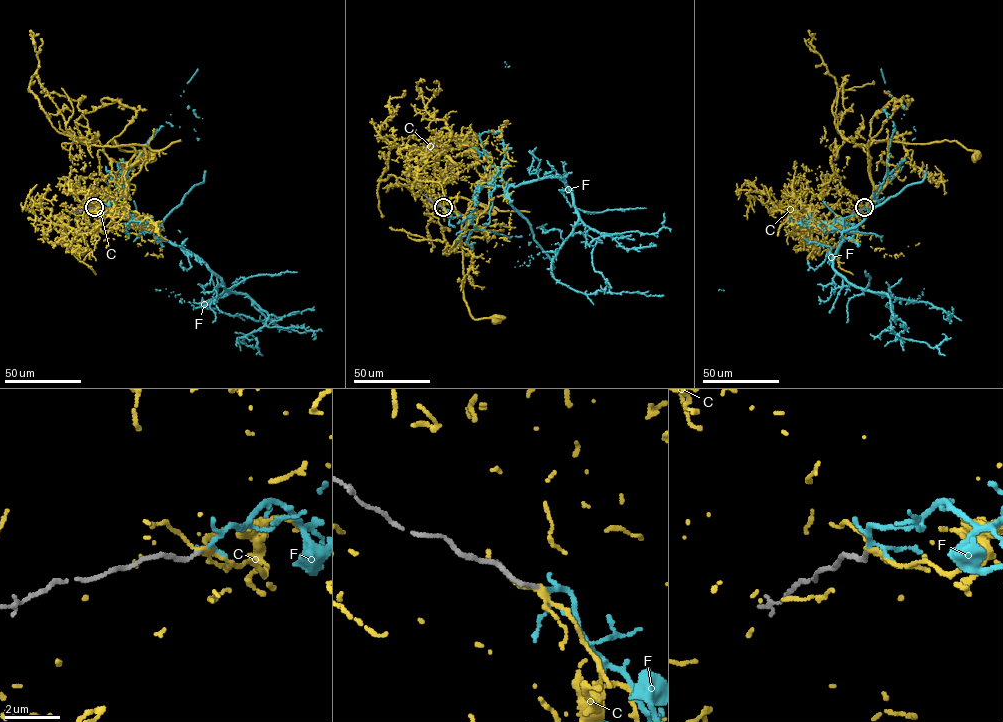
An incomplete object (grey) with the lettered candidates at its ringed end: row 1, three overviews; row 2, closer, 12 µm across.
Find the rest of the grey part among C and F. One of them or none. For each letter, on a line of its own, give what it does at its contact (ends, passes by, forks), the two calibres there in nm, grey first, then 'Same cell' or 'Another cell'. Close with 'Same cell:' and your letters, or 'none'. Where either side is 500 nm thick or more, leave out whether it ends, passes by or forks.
C: It forks there. Thickness 160 nm (grey) against 100 nm. Another cell
F: It forks there. Thickness 160 nm (grey) against 110 nm. Same cell
Same cell: F

